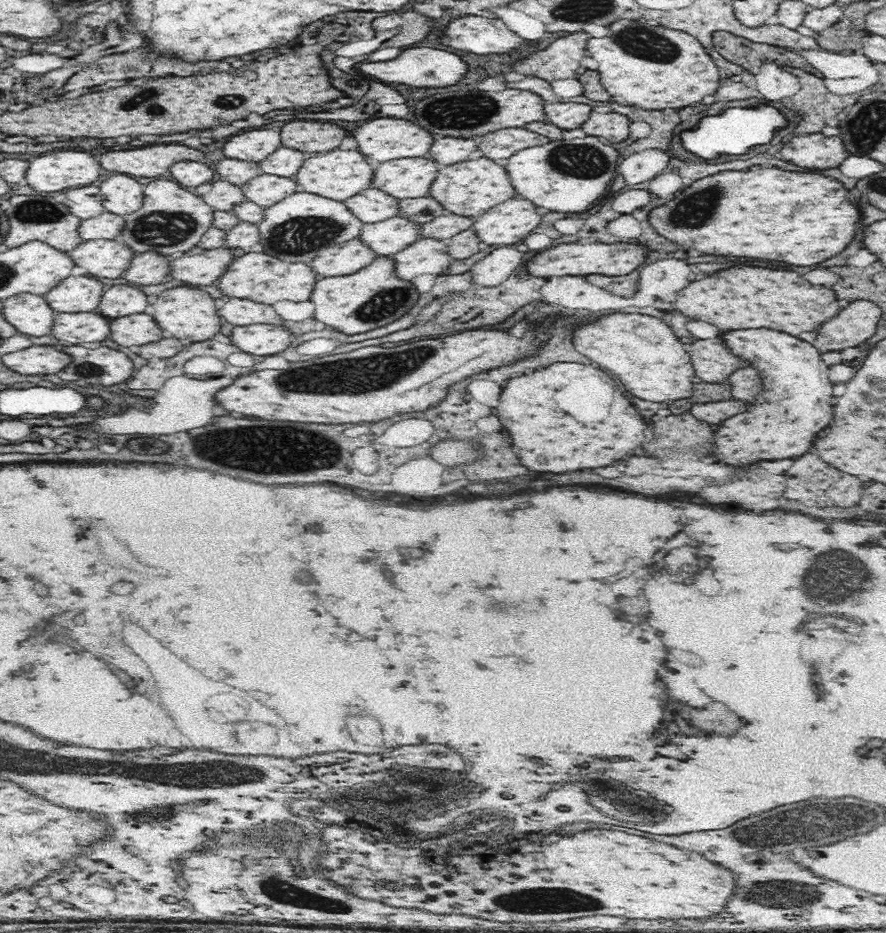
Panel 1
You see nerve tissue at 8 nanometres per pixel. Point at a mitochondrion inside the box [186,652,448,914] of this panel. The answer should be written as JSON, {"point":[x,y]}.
{"point":[289,893]}

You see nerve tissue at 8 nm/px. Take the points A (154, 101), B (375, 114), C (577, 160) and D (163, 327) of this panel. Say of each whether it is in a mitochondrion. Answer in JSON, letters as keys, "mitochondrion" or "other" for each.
{"A":"mitochondrion","B":"other","C":"mitochondrion","D":"other"}

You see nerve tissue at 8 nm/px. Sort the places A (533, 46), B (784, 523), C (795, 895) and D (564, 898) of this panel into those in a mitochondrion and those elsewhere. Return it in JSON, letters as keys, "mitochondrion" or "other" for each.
{"A":"other","B":"other","C":"mitochondrion","D":"other"}

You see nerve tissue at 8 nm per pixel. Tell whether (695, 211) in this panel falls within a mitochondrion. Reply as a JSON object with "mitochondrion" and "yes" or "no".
{"mitochondrion":"yes"}

